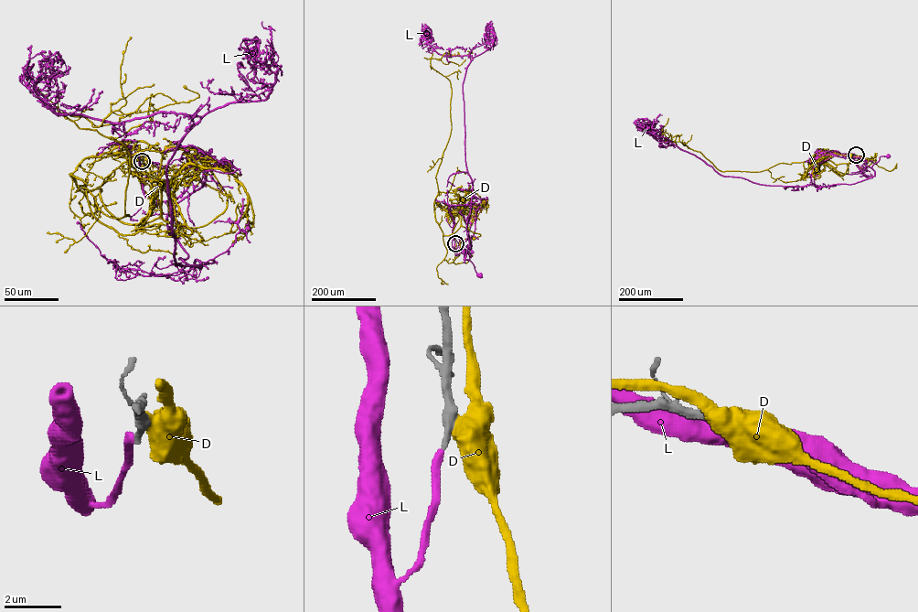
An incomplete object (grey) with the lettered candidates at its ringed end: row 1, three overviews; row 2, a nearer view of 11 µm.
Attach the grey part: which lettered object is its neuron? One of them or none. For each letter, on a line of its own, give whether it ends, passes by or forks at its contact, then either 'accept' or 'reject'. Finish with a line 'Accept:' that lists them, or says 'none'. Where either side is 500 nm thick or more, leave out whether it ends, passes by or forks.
D: reject
L: it ends; accept
Accept: L

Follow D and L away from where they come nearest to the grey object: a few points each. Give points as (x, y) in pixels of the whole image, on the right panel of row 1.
D: (855, 155), (875, 156), (872, 162), (862, 157), (848, 163), (848, 173), (837, 171), (840, 175), (850, 155)
L: (856, 155), (865, 160), (865, 166), (871, 168), (880, 156), (888, 156)

